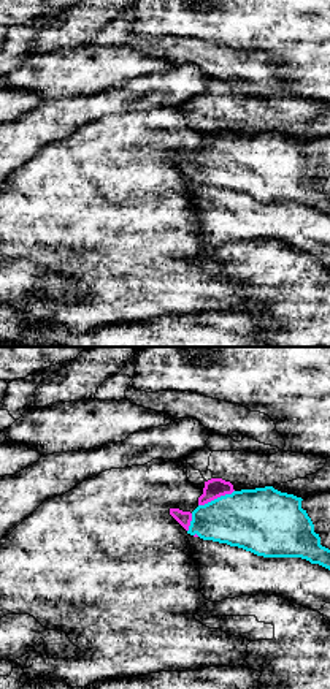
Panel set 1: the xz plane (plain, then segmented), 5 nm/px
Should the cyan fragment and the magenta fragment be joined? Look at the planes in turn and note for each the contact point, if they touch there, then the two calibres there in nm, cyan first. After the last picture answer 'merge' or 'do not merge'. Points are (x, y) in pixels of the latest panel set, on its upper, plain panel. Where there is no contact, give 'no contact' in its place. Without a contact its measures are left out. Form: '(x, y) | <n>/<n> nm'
(218, 143) | 320/100 nm

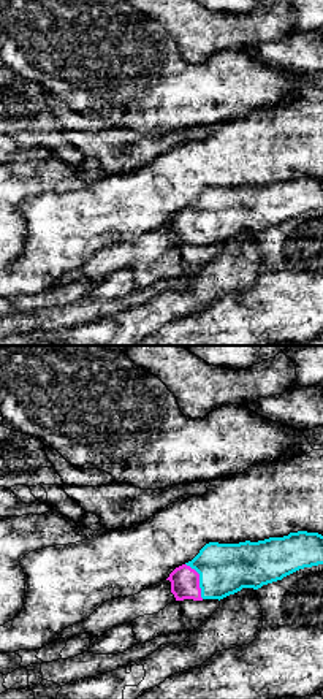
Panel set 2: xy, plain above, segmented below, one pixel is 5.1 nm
(200, 225) | 260/140 nm

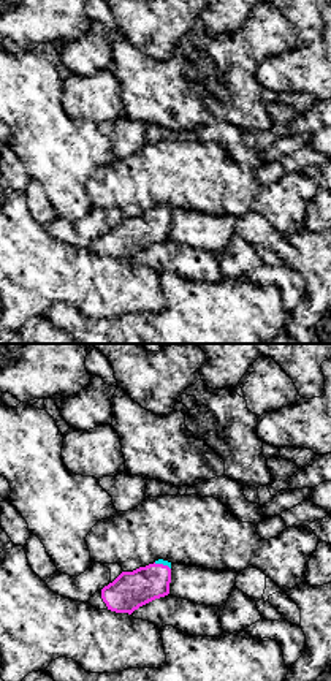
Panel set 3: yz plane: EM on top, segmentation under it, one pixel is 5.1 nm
(162, 208) | 30/190 nm

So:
merge

